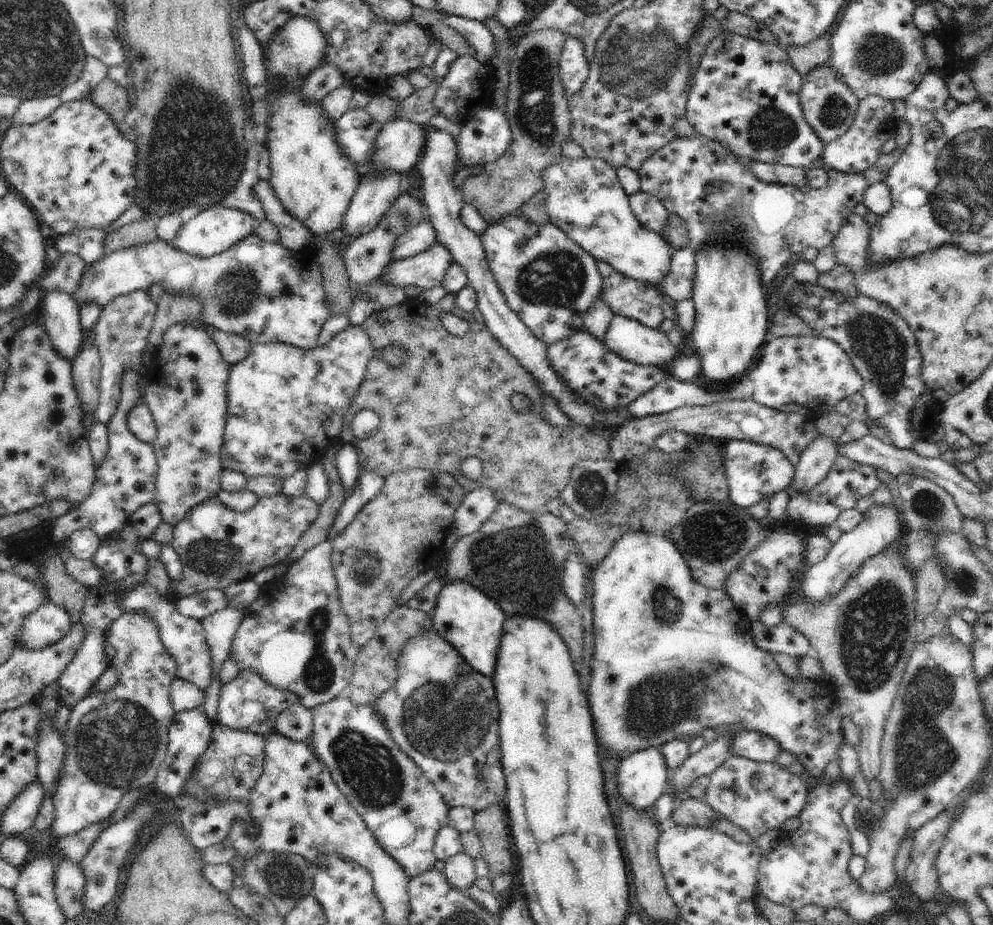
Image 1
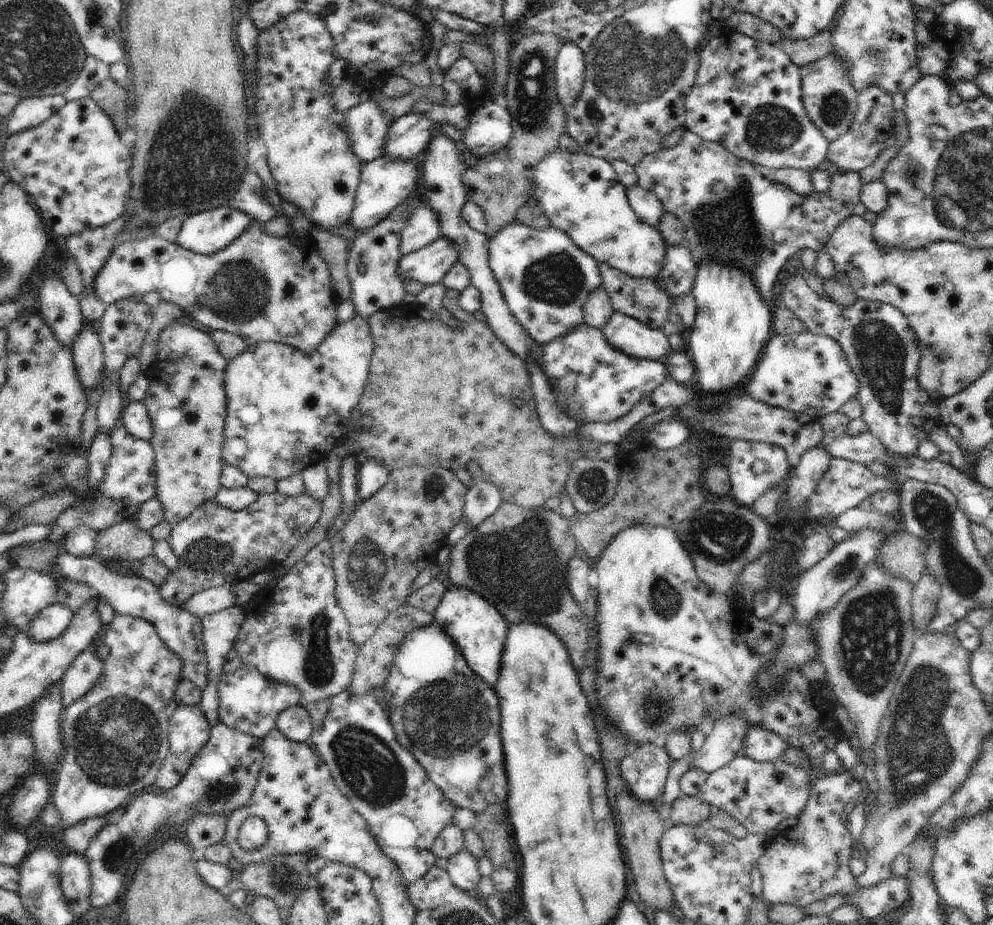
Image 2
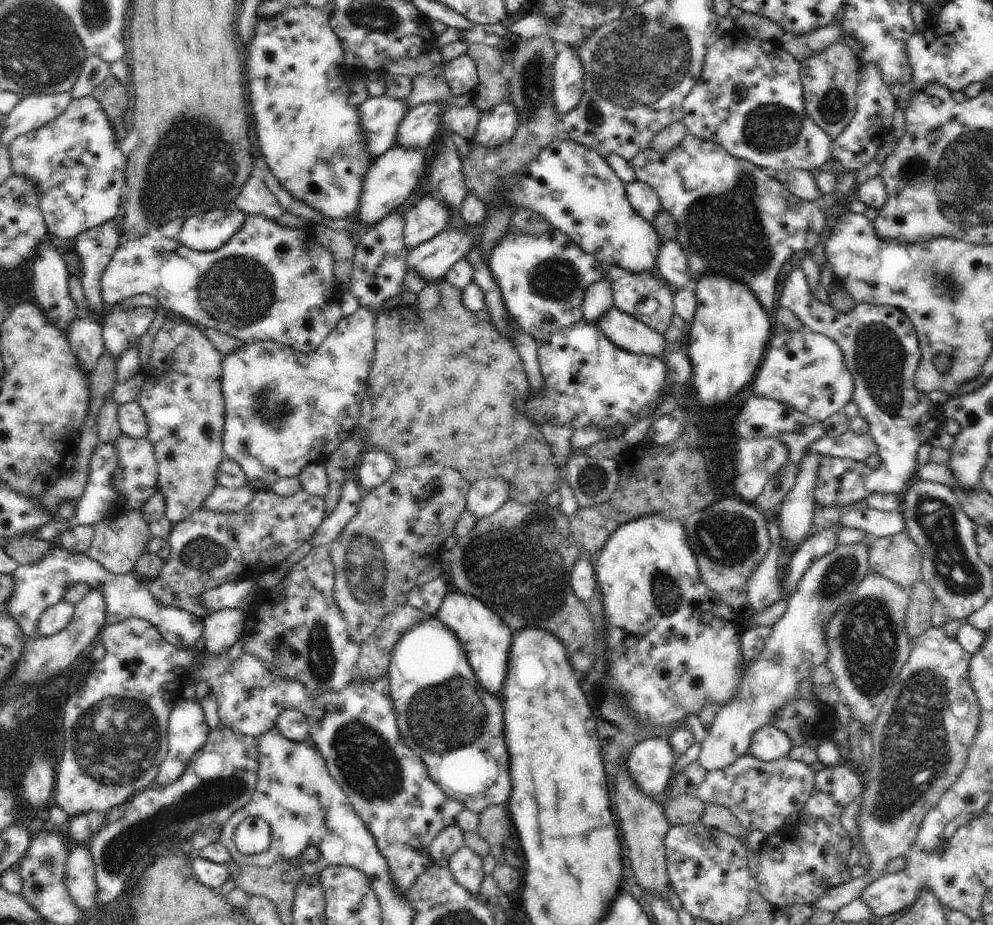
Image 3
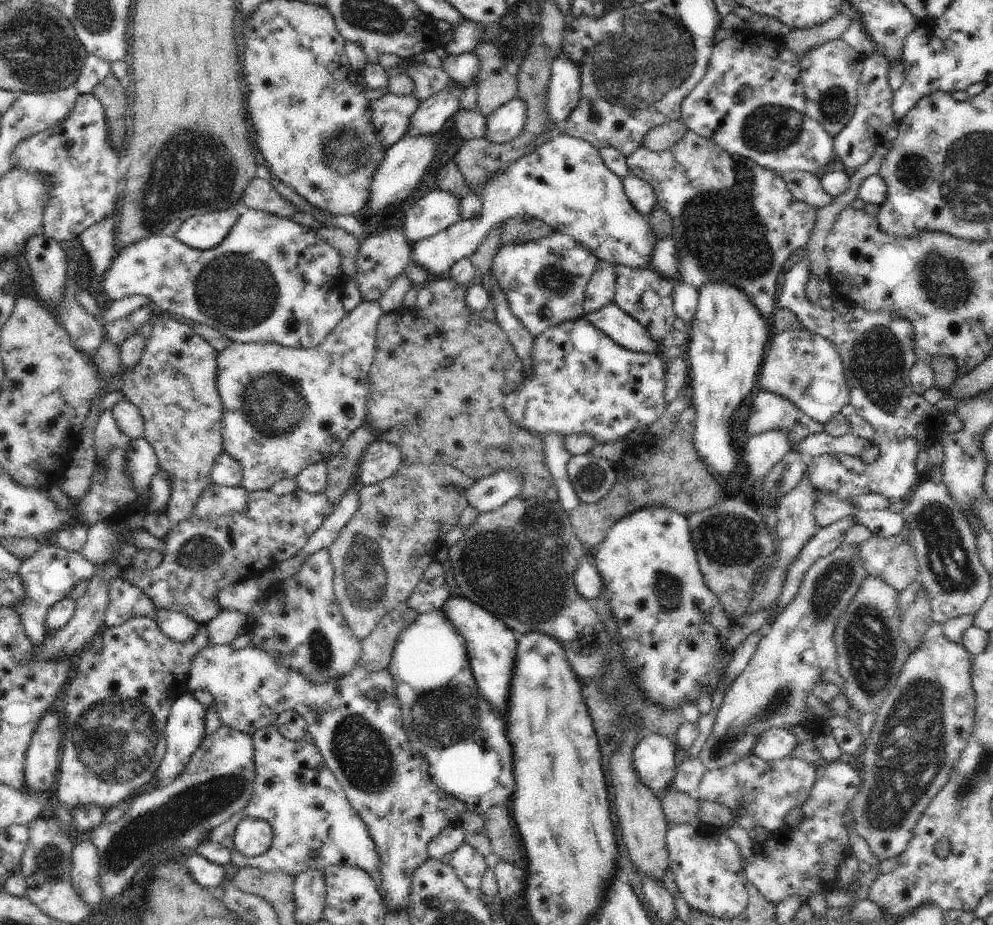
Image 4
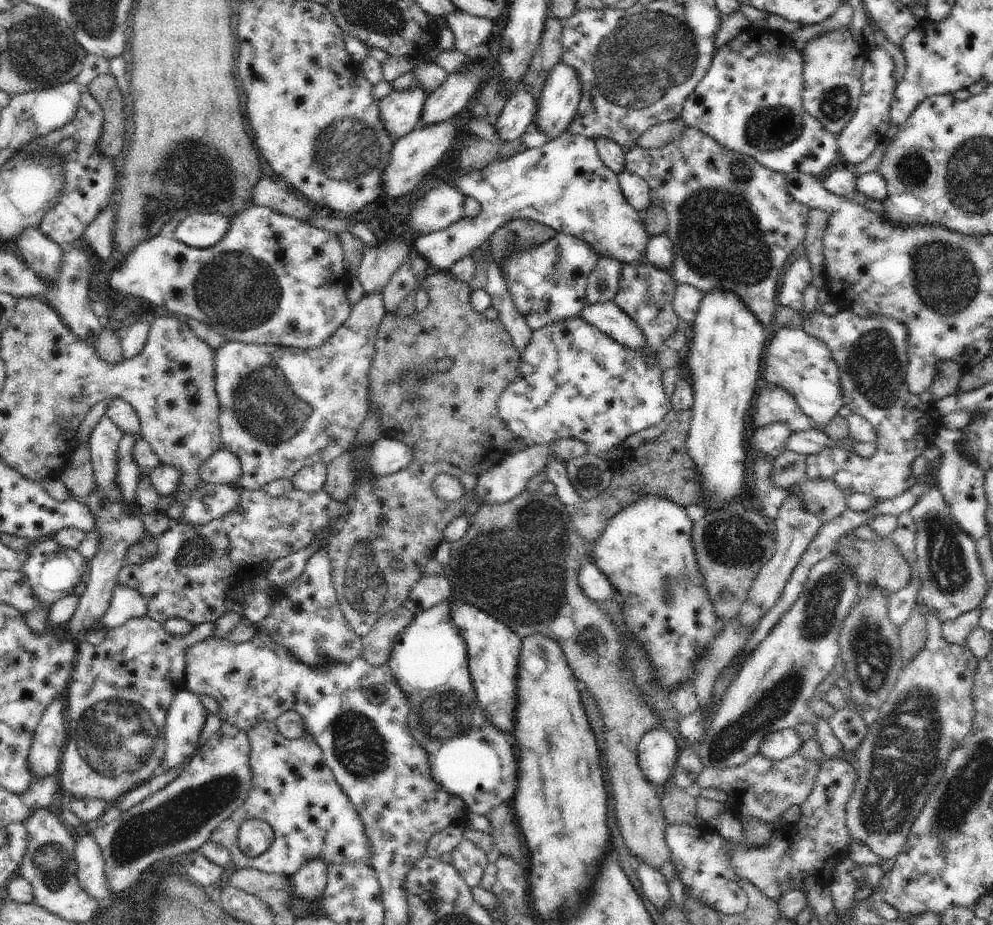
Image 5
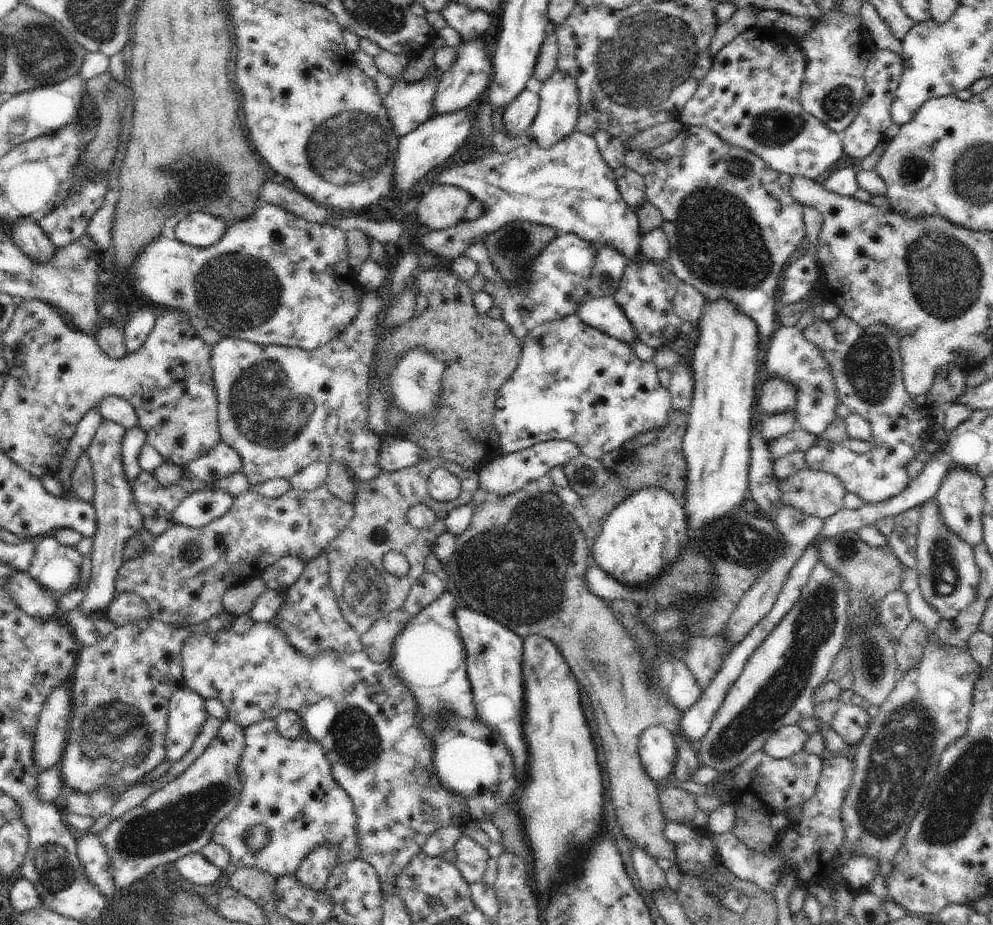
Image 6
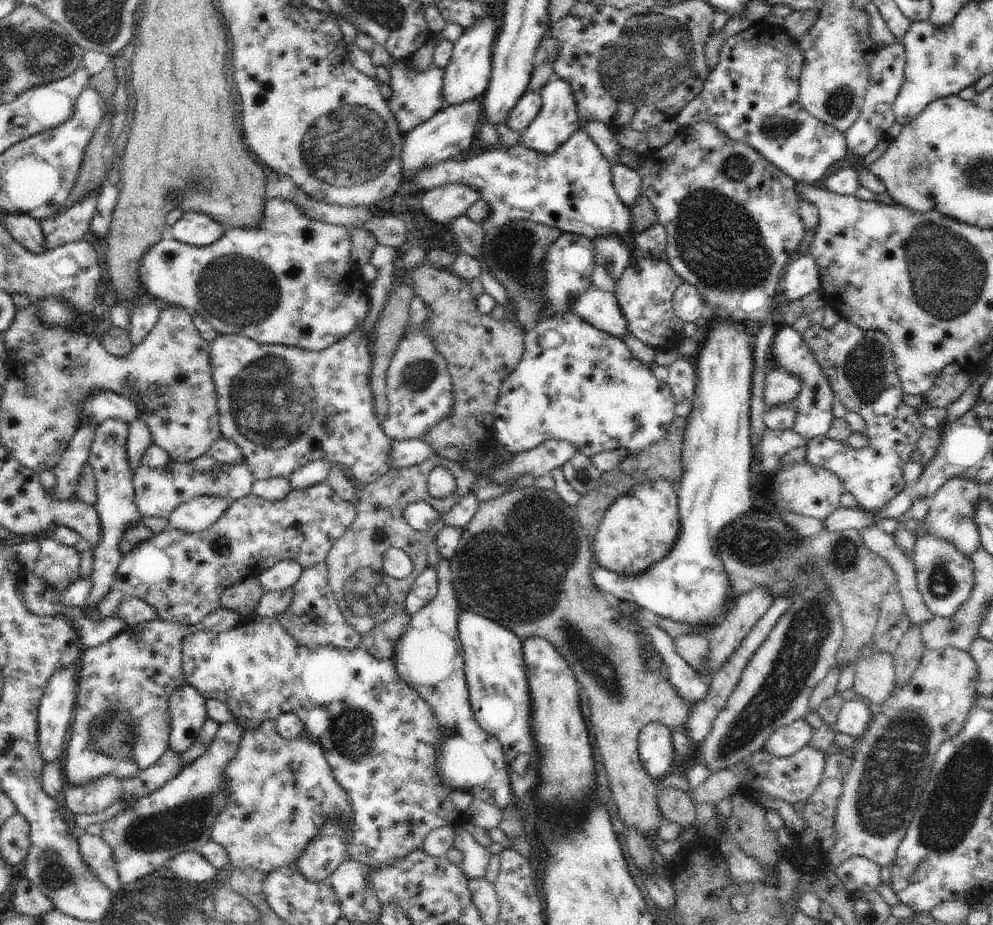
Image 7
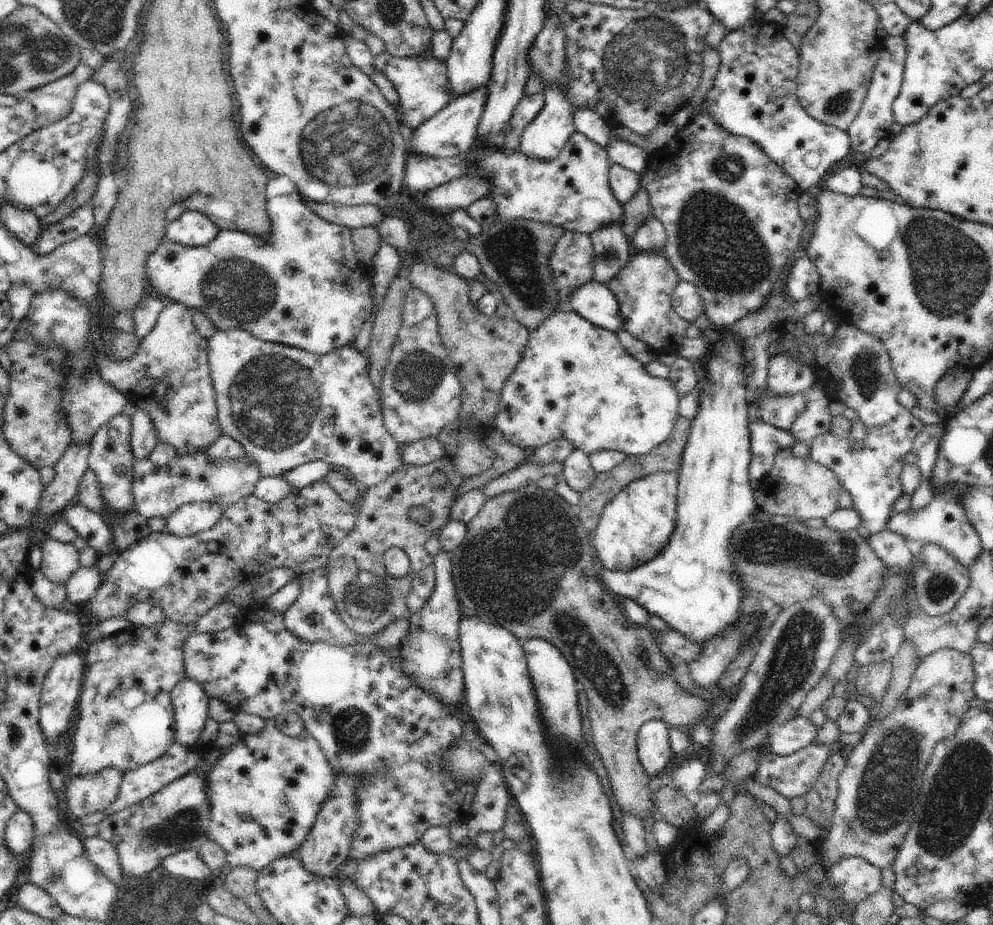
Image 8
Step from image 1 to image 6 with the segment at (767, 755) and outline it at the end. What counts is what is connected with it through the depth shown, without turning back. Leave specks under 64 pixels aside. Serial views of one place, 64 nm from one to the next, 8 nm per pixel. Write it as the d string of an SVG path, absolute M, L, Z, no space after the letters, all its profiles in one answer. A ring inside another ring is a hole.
M798 724L780 728L768 738L763 752L774 759L784 759L794 756L804 749L809 735Z

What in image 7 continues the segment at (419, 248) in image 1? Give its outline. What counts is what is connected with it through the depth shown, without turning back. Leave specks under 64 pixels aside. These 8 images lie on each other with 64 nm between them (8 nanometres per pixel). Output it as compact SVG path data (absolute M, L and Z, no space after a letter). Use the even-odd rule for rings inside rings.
M463 183L441 185L430 191L422 192L422 209L430 220L445 227L466 213L466 210L481 199L477 189Z

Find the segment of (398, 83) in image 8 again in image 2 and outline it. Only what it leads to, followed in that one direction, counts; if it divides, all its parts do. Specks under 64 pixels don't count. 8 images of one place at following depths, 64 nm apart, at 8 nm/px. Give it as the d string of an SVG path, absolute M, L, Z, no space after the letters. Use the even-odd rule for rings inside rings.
M370 98L358 103L346 113L346 132L352 152L358 155L364 164L372 162L384 154L388 130L392 120L384 110Z

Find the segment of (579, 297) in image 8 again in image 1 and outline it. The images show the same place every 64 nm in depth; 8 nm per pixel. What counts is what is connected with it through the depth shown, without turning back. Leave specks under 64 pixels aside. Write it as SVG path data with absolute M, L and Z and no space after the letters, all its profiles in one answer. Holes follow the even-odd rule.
M614 315L610 321L604 344L608 350L638 366L650 365L668 369L679 355L667 333L648 328L637 320L622 315Z

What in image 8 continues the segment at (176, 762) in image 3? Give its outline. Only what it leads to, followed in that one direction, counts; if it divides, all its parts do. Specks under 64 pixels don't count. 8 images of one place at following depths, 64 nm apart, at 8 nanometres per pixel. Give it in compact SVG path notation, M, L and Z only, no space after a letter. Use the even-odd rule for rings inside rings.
M187 677L176 684L171 696L176 720L175 741L195 746L210 718L211 699L196 680Z

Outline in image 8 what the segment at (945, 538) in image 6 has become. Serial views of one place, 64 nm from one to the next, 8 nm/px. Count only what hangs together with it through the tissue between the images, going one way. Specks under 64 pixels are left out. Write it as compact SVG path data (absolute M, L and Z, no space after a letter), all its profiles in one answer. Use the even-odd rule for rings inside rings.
M932 544L922 546L920 552L914 556L914 564L913 585L921 612L926 615L950 613L968 589L969 570L956 562L947 551Z

